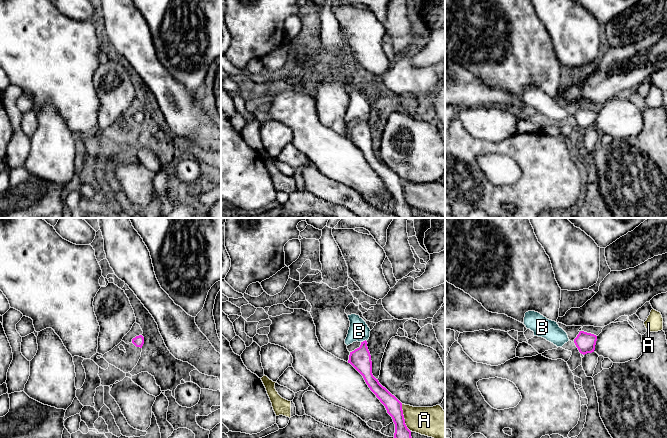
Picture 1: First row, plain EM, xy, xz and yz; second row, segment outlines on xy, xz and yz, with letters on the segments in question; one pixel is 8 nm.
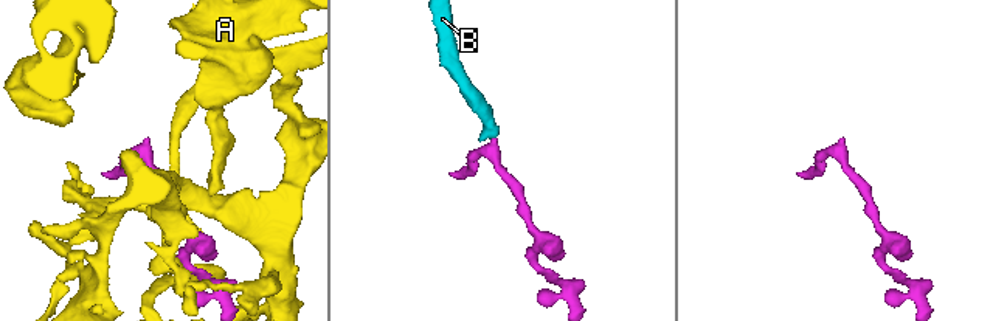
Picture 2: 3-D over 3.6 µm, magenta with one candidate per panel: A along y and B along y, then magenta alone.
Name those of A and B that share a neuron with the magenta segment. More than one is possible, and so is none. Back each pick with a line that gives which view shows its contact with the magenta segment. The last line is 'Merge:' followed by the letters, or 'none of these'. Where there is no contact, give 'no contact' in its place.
B: xz
Merge: B

